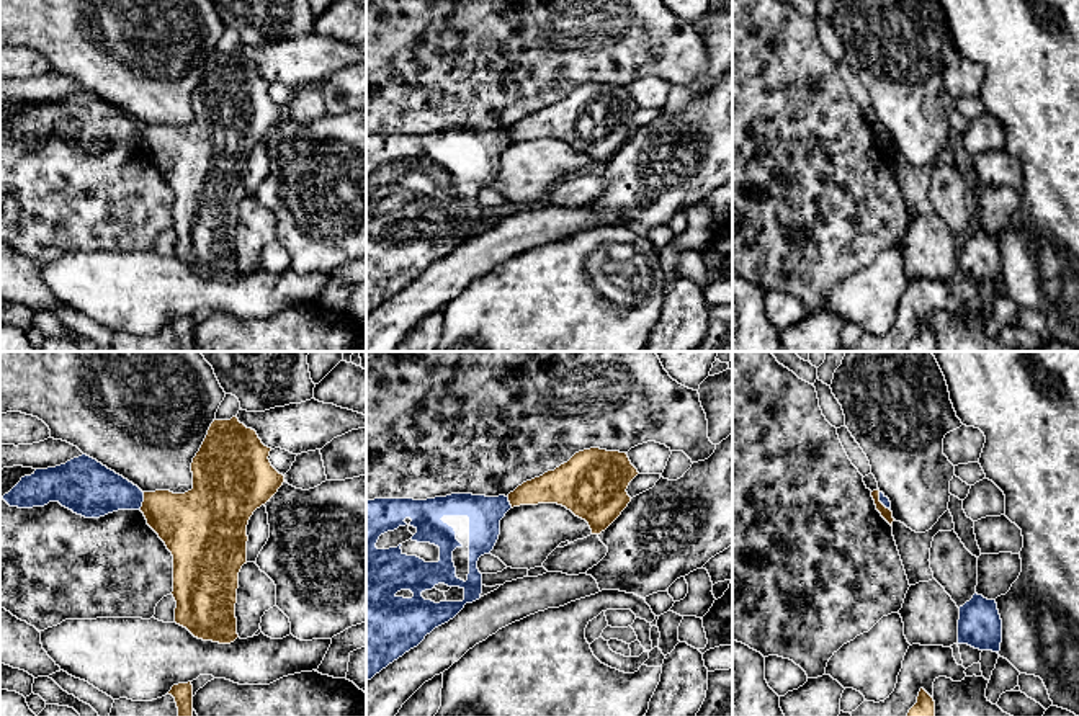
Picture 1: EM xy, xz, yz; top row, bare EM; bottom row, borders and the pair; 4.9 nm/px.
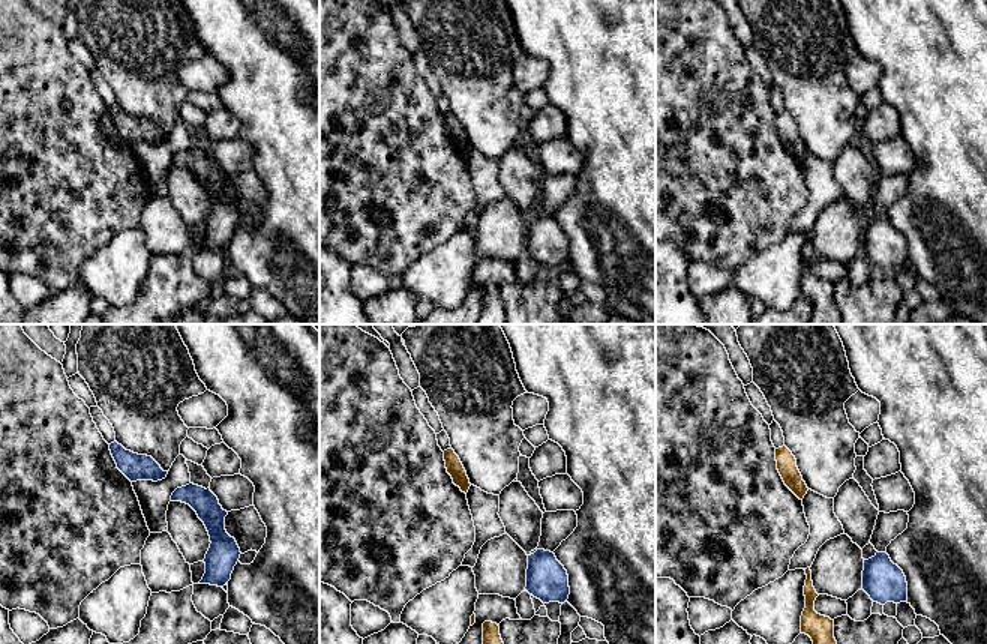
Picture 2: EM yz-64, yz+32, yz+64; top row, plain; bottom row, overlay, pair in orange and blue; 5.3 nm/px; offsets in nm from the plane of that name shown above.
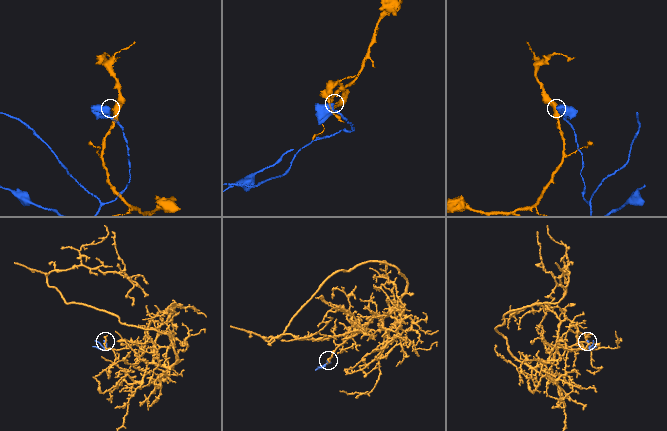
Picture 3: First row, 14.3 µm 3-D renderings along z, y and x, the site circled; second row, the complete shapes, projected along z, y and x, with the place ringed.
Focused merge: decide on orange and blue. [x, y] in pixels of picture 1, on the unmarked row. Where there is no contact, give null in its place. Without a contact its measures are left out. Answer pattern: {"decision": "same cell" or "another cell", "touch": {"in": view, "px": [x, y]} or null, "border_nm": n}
{"decision": "another cell", "touch": {"in": "xy", "px": [144, 134]}, "border_nm": 90}

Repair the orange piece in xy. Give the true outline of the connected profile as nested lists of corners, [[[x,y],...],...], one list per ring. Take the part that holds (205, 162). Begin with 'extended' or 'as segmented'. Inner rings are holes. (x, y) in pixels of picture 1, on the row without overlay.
as segmented | [[[237,49],[231,54],[214,54],[191,96],[193,123],[185,128],[144,126],[141,145],[173,190],[175,257],[198,273],[231,278],[239,271],[235,237],[239,206],[247,198],[247,159],[253,145],[270,136],[284,116],[284,110],[268,93],[270,85],[271,82],[262,77],[257,65],[240,57]]]

